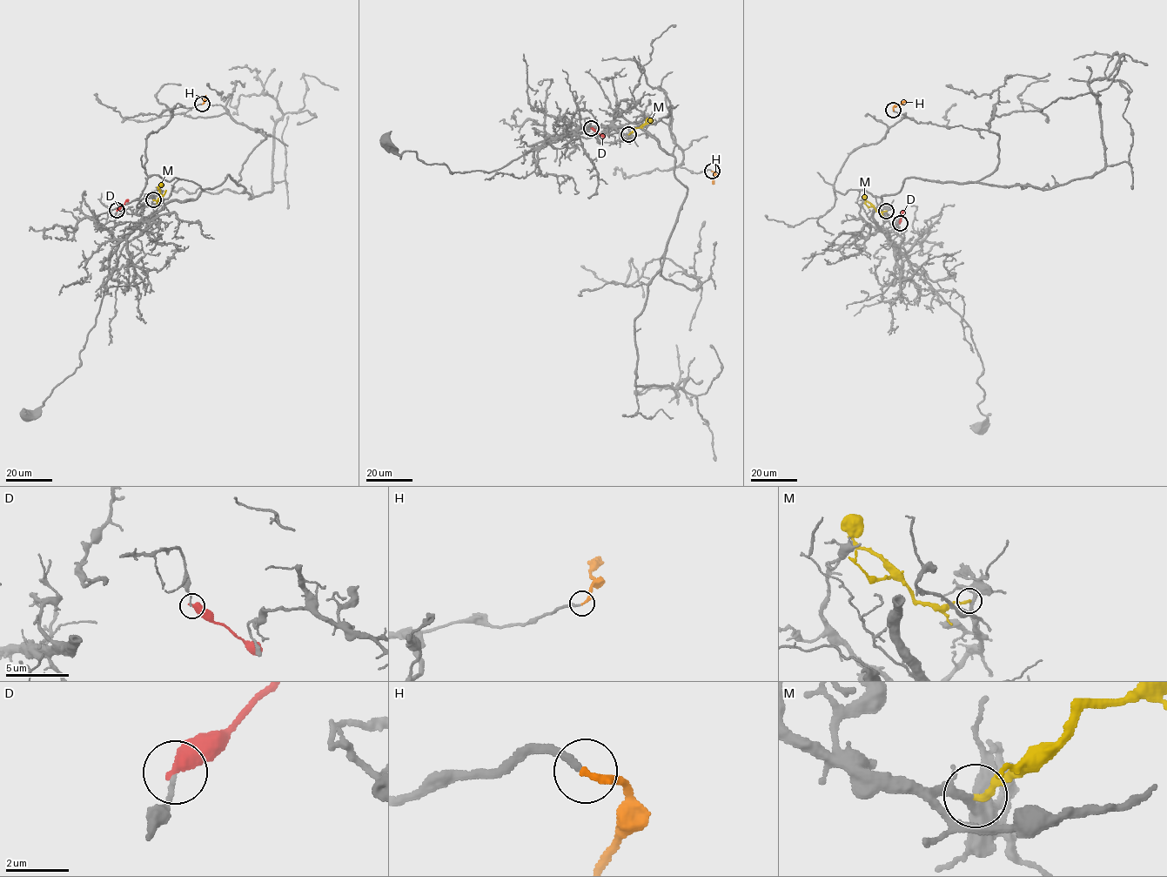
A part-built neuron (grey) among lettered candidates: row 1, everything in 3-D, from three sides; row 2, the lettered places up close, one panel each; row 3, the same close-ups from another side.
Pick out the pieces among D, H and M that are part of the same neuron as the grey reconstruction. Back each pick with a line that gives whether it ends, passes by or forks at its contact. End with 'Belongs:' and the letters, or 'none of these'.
H: it ends there
Belongs: H

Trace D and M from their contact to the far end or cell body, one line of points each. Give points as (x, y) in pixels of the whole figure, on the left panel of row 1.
D: (117, 210), (128, 199)
M: (153, 200), (157, 199), (158, 187), (162, 183)

